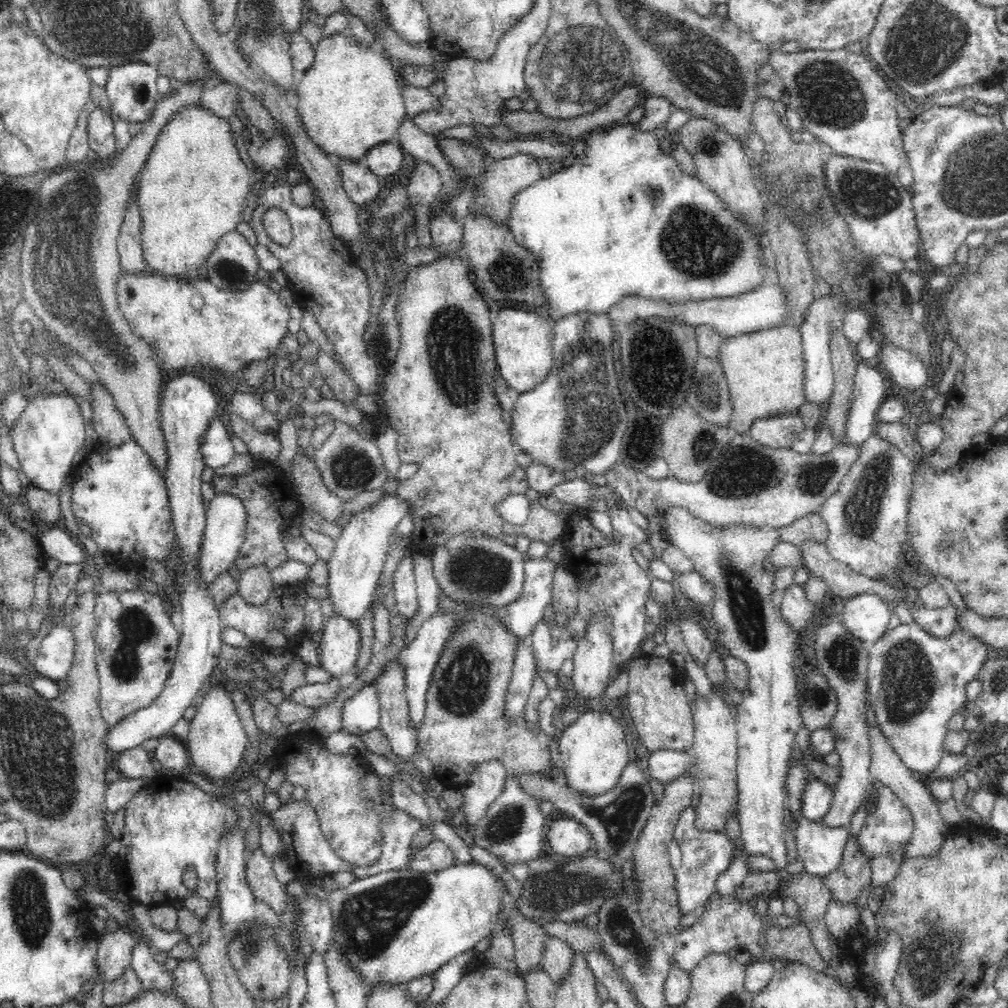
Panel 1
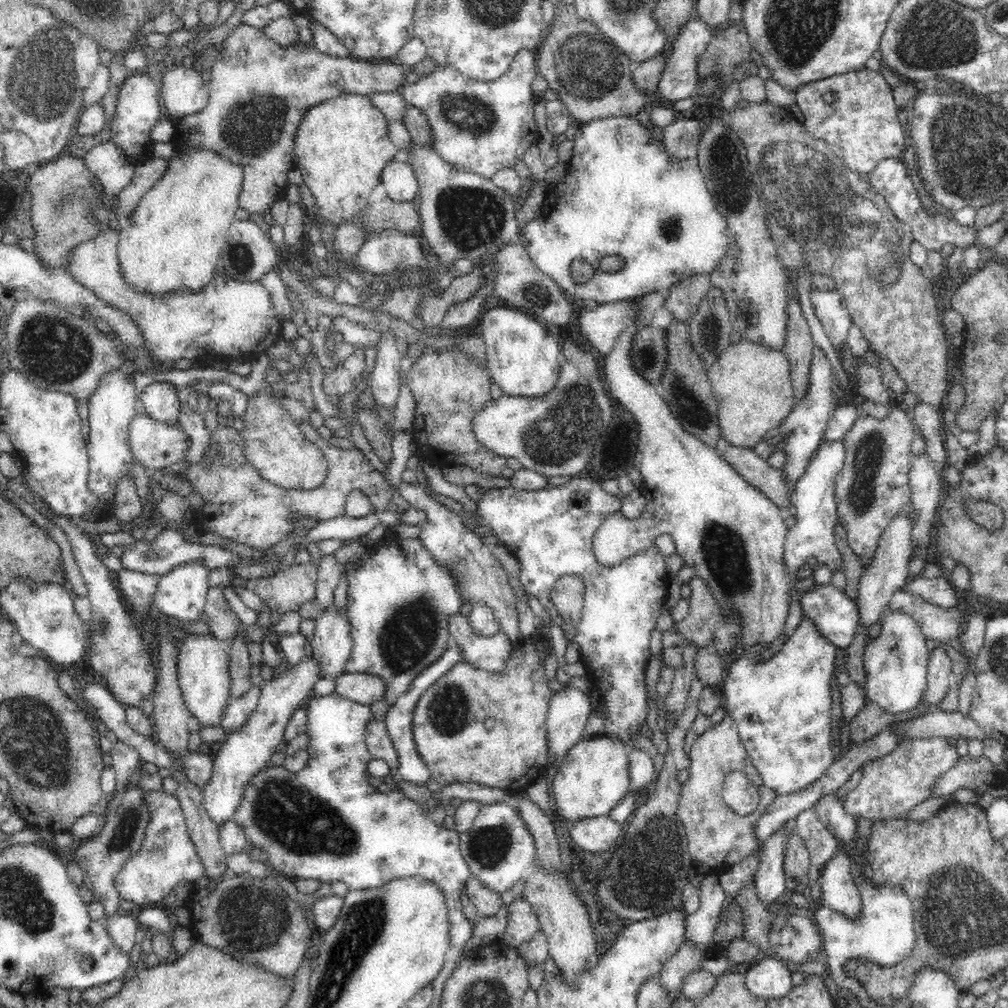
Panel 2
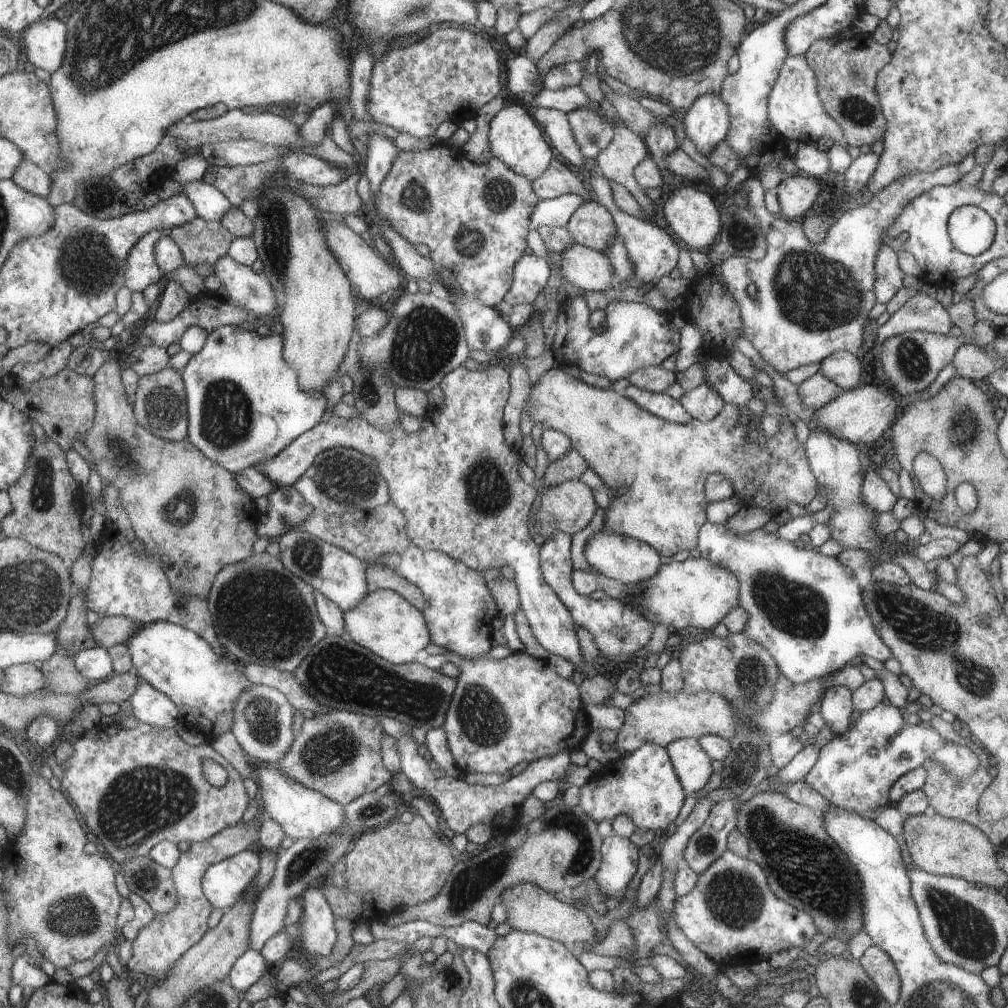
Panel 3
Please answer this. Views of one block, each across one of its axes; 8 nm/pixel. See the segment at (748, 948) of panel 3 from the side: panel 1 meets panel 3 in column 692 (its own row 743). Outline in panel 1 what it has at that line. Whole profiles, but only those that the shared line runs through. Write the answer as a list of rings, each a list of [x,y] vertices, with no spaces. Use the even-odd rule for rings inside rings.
[[[913,622],[888,629],[869,649],[867,698],[874,707],[876,724],[891,748],[901,758],[902,764],[914,774],[926,776],[946,753],[942,742],[949,731],[948,722],[968,701],[966,684],[974,680],[975,673],[978,673],[979,666],[990,656],[992,648],[980,639],[966,634],[966,631],[959,630],[958,625],[946,639],[930,635]]]

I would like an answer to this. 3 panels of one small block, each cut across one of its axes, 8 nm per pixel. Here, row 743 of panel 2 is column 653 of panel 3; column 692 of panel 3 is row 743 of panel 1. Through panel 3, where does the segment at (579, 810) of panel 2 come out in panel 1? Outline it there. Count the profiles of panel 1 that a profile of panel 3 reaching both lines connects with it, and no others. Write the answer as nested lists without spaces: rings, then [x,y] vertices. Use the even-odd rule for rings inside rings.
[[[582,712],[574,724],[562,727],[557,743],[567,788],[581,798],[604,795],[620,780],[629,762],[624,722],[608,712]]]

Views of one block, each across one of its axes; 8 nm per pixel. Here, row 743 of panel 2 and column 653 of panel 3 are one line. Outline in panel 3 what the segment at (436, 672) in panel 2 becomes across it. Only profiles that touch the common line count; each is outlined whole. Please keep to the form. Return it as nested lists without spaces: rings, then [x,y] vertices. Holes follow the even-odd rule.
[[[632,385],[626,386],[620,394],[625,394],[626,398],[637,403],[642,410],[650,411],[650,414],[668,422],[688,424],[692,420],[690,413],[680,401],[674,400],[670,395],[648,392]]]

